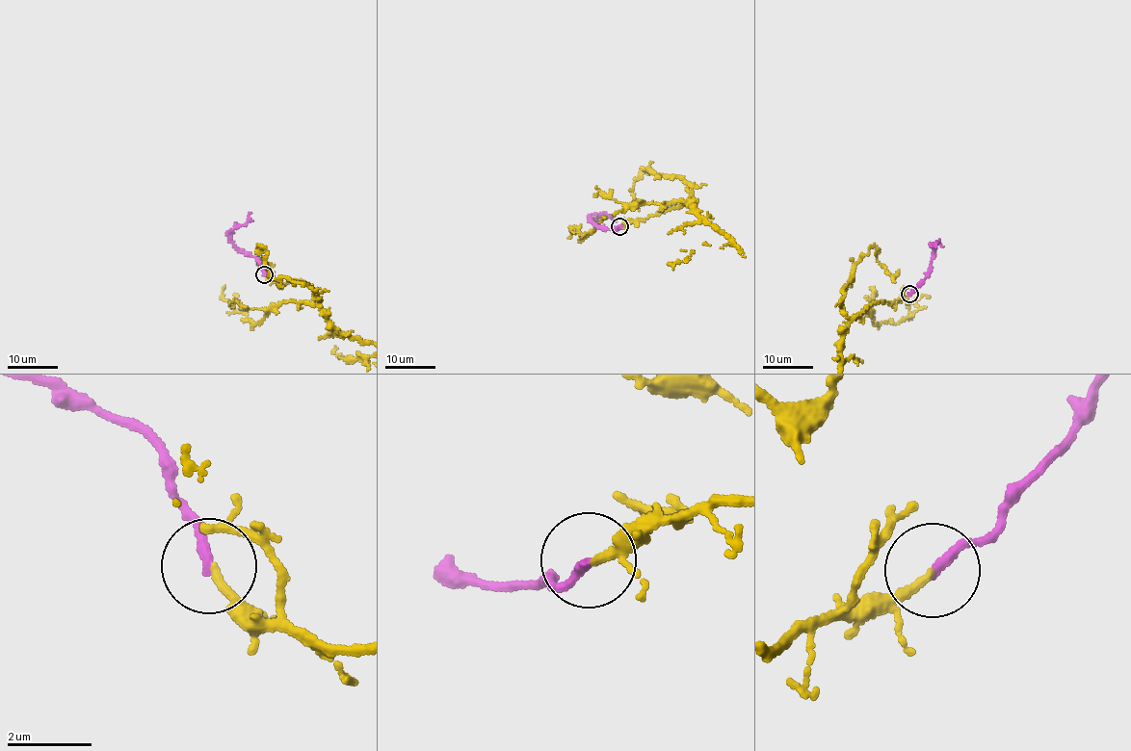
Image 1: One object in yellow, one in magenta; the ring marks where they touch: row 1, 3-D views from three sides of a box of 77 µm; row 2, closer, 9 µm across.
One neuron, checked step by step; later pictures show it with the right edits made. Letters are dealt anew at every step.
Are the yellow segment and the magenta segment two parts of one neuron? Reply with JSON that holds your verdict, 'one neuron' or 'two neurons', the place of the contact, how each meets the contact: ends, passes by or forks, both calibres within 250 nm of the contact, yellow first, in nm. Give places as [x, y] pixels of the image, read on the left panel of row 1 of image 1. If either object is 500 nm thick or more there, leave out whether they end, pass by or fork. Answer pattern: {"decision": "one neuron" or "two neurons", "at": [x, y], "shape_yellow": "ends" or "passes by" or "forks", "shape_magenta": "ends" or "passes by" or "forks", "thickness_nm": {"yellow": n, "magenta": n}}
{"decision": "one neuron", "at": [264, 274], "shape_yellow": "ends", "shape_magenta": "ends", "thickness_nm": {"yellow": 200, "magenta": 240}}

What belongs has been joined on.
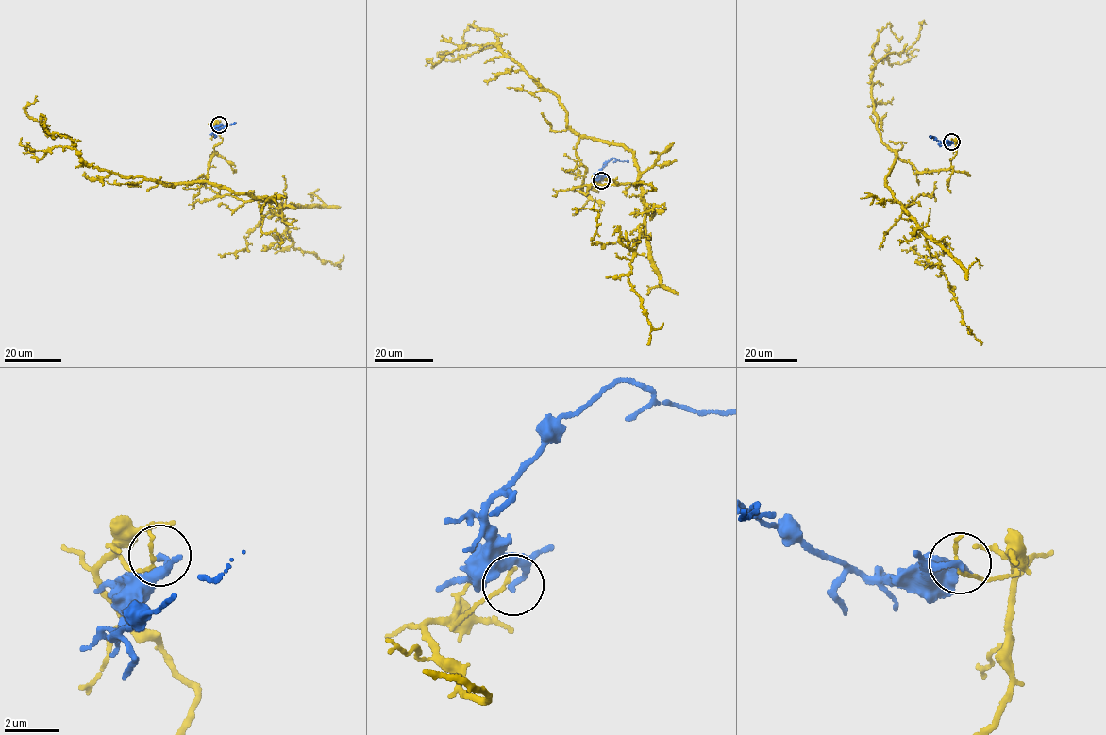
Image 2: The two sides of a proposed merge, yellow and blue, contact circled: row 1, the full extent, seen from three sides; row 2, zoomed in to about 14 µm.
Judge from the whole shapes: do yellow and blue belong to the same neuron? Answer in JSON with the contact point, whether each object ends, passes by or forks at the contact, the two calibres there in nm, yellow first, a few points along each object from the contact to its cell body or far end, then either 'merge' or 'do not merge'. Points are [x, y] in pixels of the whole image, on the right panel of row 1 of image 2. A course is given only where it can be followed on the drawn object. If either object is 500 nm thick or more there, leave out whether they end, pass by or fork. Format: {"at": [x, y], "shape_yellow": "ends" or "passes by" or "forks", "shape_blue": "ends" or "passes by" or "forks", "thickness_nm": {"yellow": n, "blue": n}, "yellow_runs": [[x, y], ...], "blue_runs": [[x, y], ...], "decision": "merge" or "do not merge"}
{"at": [951, 141], "shape_yellow": "ends", "shape_blue": "ends", "thickness_nm": {"yellow": 140, "blue": 200}, "yellow_runs": [[950, 141], [957, 144], [951, 167], [919, 172], [897, 158], [885, 183], [926, 236], [968, 332], [981, 345]], "blue_runs": [[951, 141], [942, 143], [930, 137]], "decision": "do not merge"}

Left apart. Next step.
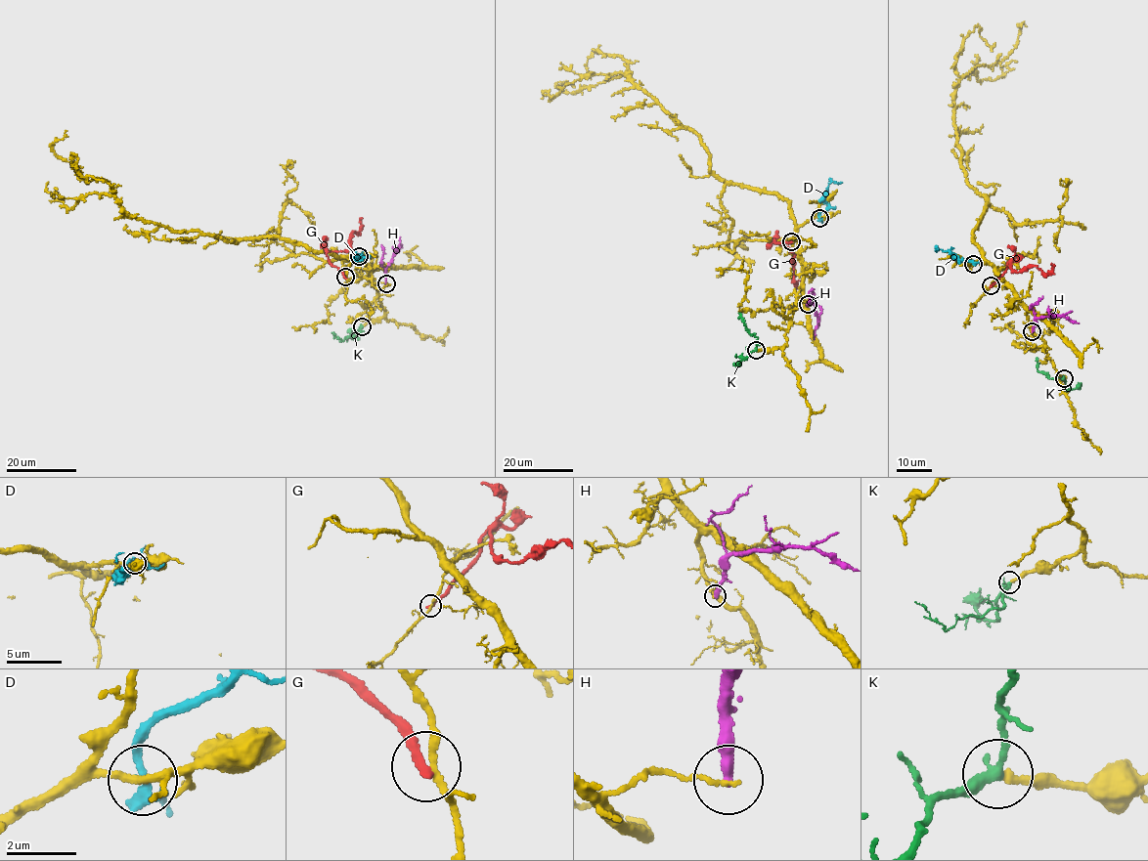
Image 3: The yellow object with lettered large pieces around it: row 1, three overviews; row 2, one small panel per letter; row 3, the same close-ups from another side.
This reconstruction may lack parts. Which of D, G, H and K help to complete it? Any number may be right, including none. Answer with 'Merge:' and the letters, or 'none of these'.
Merge: K

